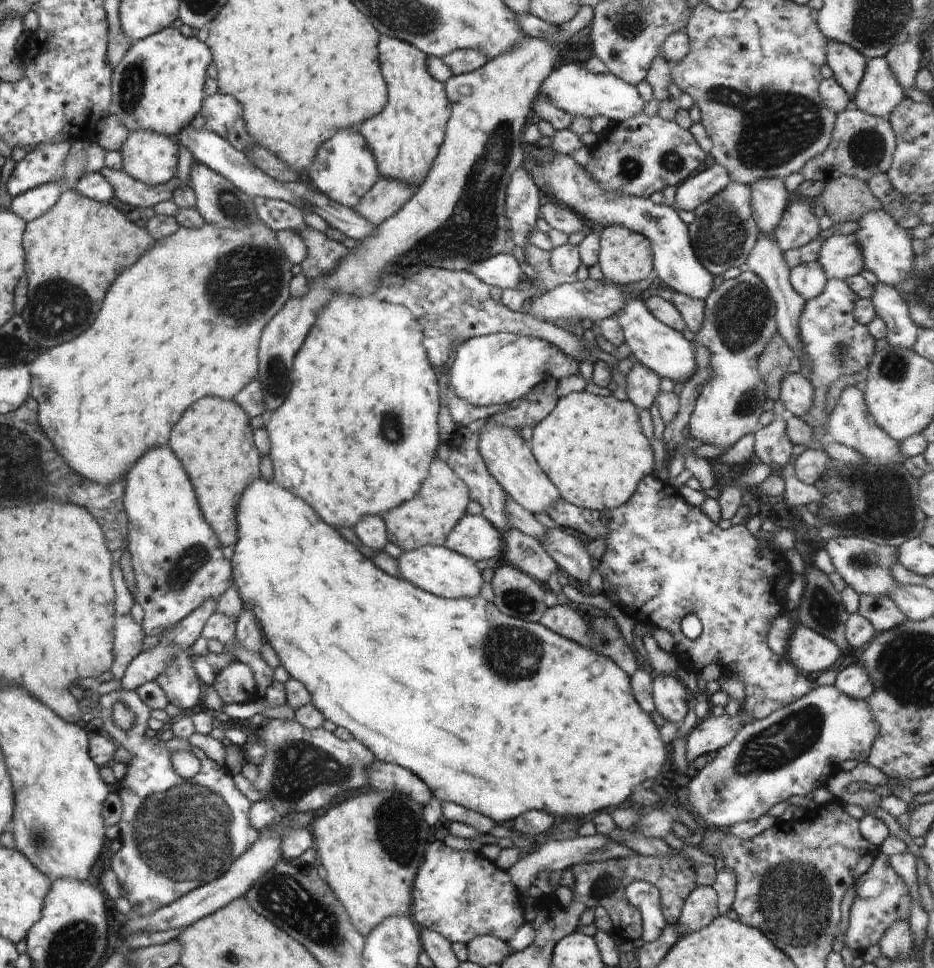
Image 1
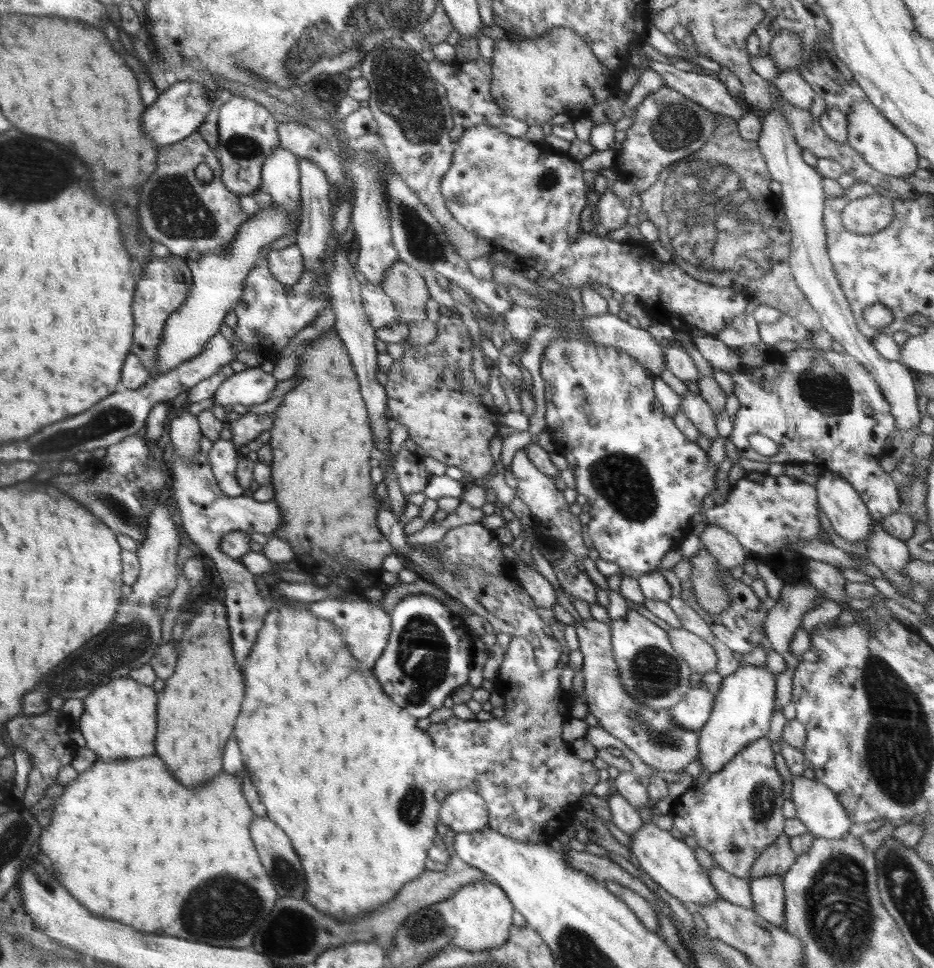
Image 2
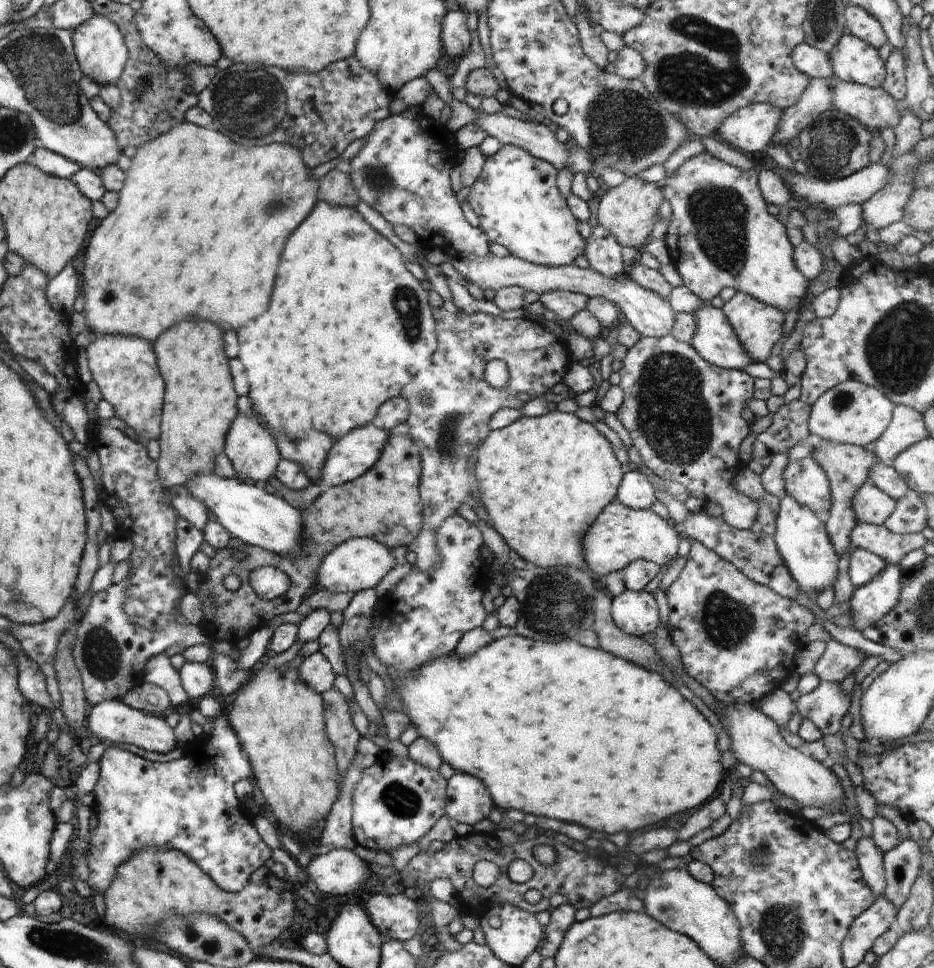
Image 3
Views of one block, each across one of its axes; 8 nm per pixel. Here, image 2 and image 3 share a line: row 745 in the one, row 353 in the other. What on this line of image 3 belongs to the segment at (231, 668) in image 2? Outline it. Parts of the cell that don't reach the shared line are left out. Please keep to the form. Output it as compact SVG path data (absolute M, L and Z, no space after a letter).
M206 320L174 324L158 336L153 349L165 382L160 423L158 480L170 487L190 484L198 474L212 474L214 459L224 453L227 432L238 416L238 395L232 386L222 330Z

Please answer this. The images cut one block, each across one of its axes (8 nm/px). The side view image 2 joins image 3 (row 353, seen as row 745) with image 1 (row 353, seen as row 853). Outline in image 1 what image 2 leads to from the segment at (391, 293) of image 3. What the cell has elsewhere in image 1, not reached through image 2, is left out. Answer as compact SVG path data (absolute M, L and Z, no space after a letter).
M347 294L331 297L328 306L318 314L318 320L314 320L313 329L308 332L300 352L294 358L294 366L291 368L292 390L286 402L269 415L267 415L265 428L270 440L269 456L273 464L273 480L276 484L282 485L286 490L294 492L314 508L318 516L334 528L354 528L364 516L370 514L384 514L390 508L398 508L405 502L410 502L414 496L418 496L421 490L422 481L428 474L428 468L432 460L437 456L438 446L440 446L438 412L440 411L439 386L436 374L432 369L432 364L428 358L428 353L424 348L422 329L412 313L399 304L382 302L376 300L375 296L352 296Z

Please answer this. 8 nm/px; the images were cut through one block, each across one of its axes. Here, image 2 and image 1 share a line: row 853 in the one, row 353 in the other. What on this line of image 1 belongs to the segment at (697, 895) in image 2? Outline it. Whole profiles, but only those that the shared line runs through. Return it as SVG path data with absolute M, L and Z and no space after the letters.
M642 298L626 300L624 308L620 312L616 312L614 317L618 324L622 326L624 343L628 345L630 352L640 360L640 364L654 370L661 379L666 376L675 383L686 382L694 376L694 372L698 370L694 356L695 344L688 341L682 333L662 324L646 308Z

